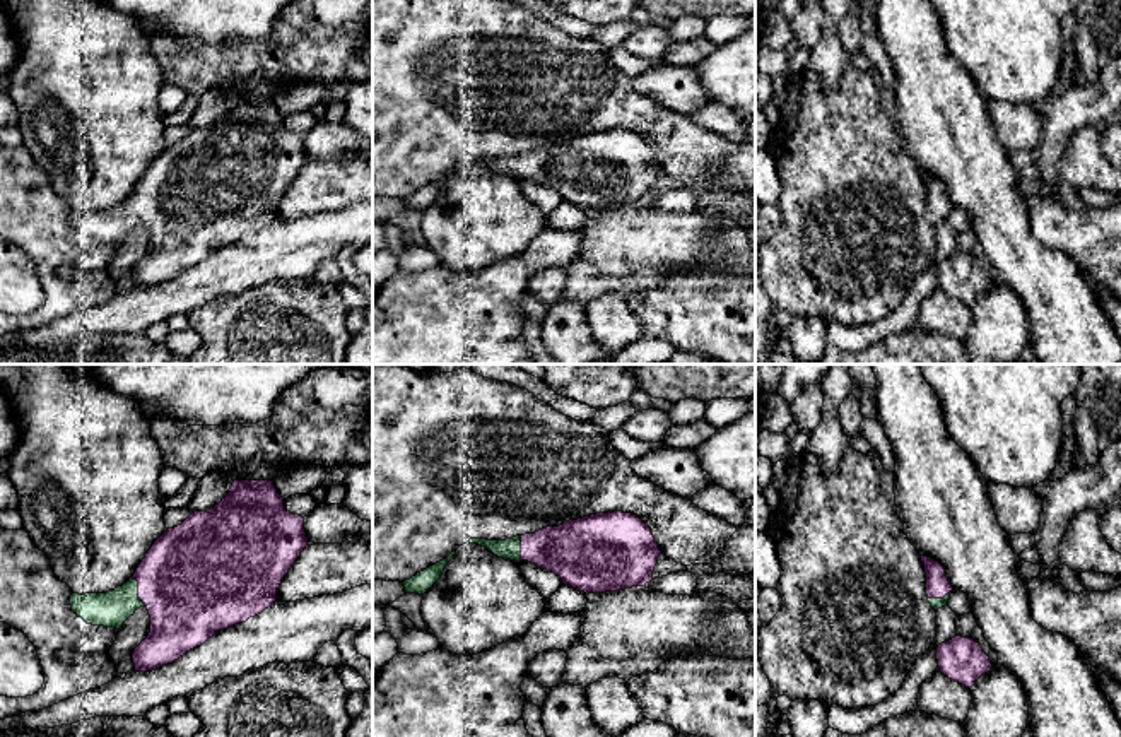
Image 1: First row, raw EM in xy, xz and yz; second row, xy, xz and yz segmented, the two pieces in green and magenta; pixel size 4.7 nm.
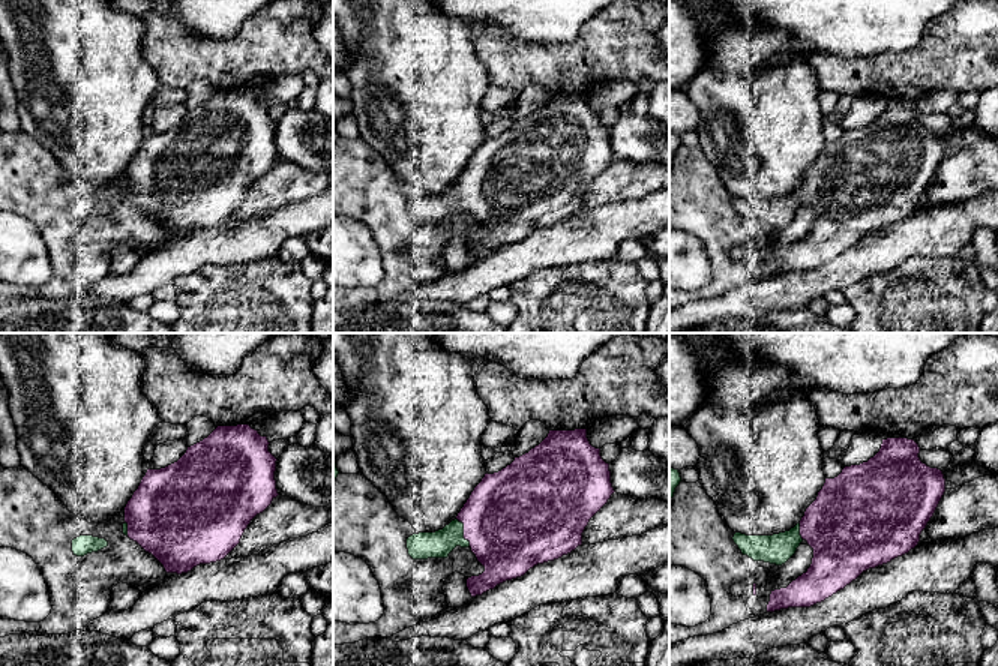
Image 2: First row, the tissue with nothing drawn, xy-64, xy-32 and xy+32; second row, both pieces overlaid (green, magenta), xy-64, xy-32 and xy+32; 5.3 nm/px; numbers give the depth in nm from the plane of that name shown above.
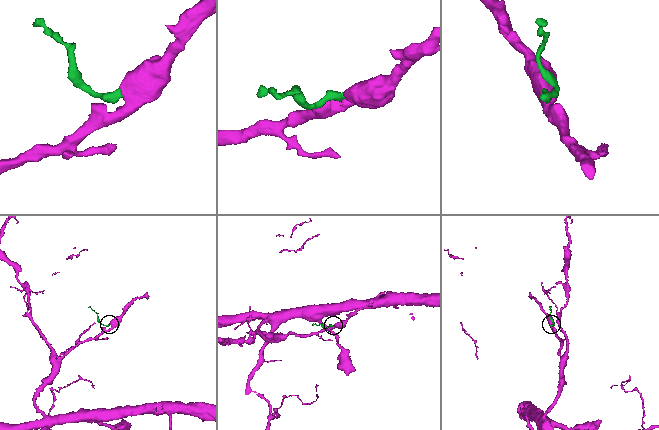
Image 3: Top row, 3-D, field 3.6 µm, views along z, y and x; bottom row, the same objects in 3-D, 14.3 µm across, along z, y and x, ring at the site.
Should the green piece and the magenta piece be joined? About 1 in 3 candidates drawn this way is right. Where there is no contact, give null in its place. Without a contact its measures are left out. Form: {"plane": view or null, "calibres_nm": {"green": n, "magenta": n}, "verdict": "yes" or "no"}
{"plane": "xy", "calibres_nm": {"green": 170, "magenta": 480}, "verdict": "yes"}

